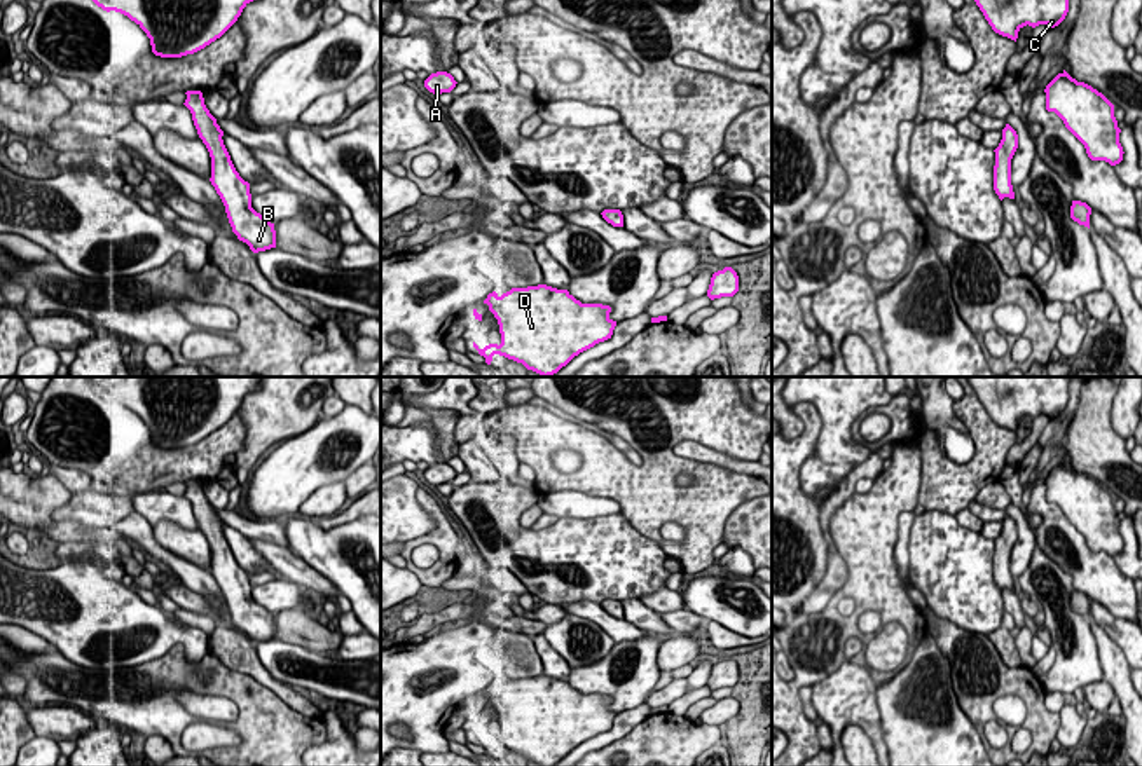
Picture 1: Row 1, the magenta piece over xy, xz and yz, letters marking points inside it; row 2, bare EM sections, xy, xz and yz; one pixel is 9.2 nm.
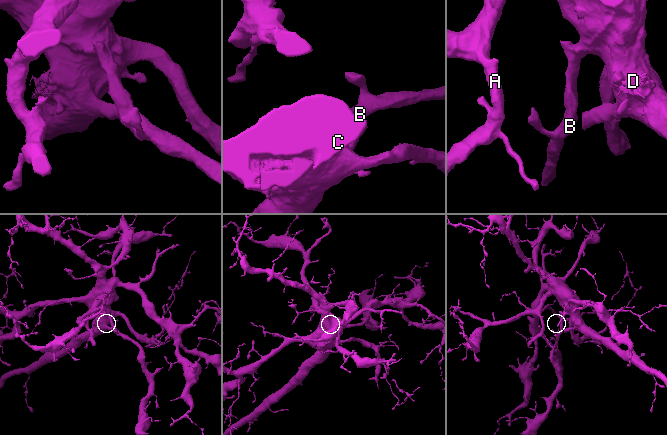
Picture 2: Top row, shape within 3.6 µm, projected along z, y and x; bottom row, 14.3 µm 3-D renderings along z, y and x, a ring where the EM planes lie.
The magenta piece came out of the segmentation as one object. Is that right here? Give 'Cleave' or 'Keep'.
Keep

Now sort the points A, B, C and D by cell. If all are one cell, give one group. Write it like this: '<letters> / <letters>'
A B C D

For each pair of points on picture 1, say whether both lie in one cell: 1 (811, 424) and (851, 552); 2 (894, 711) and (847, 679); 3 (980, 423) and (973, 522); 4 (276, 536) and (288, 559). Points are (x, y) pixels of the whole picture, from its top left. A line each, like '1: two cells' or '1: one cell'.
1: one cell
2: two cells
3: two cells
4: two cells

